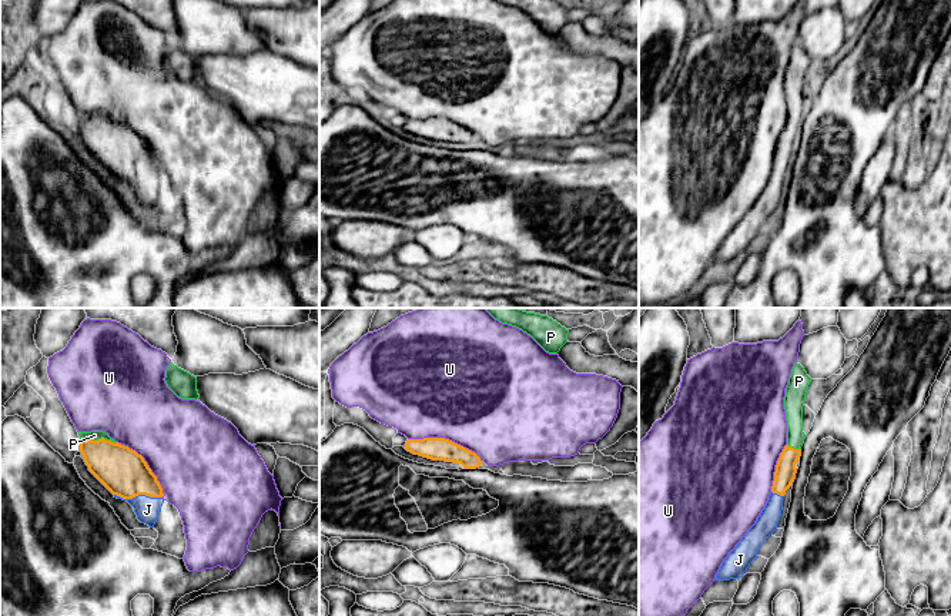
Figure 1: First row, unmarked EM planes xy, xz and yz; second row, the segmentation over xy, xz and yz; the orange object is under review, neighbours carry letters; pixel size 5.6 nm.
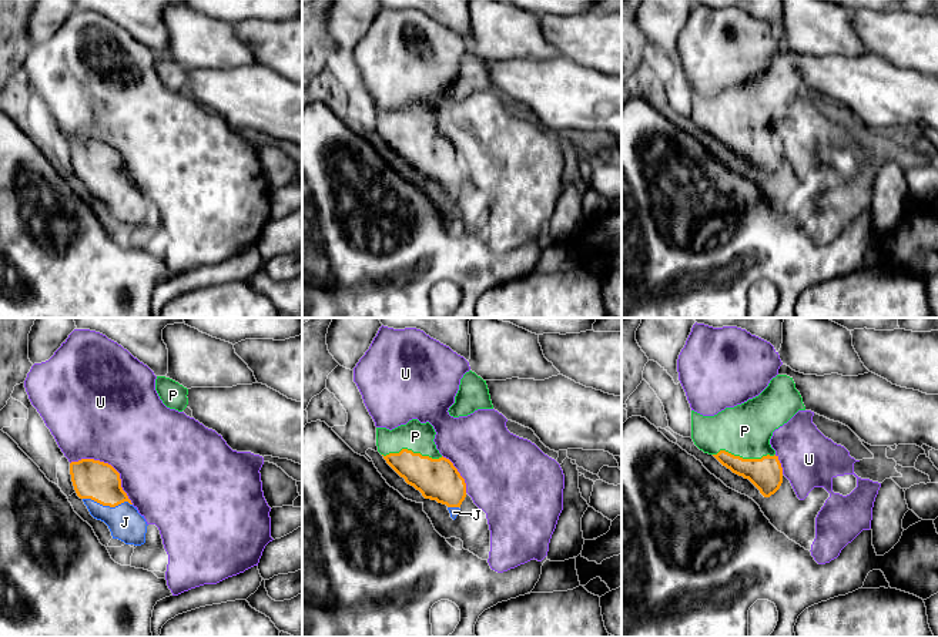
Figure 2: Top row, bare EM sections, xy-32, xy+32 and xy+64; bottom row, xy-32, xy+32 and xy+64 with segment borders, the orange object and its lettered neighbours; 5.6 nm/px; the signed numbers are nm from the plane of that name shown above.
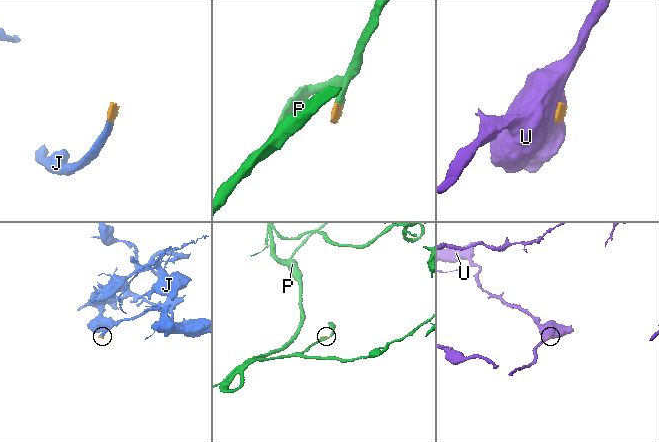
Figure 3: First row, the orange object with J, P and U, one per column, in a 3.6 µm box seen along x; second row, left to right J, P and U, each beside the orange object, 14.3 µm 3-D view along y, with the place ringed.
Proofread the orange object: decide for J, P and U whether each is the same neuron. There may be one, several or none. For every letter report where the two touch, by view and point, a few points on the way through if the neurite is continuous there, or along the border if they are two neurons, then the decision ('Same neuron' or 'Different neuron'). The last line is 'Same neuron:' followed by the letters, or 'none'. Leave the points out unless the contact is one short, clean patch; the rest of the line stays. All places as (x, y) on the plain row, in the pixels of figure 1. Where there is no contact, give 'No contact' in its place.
J: Touches orange at xy (139, 174). Path across: xy (124, 153), (139, 167), (139, 174), (147, 183), (147, 190). Same neuron
P: Touches orange at xy (99, 120). Path across: xy (124, 153), (99, 127), (99, 120), (94, 116). Same neuron
U: Touches orange at xz (444, 119). Different neuron
Same neuron: J, P

